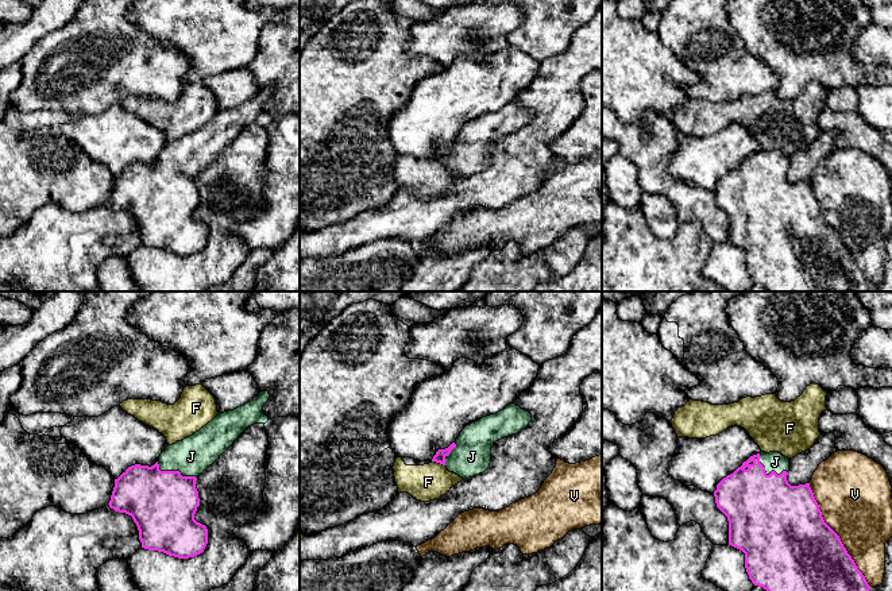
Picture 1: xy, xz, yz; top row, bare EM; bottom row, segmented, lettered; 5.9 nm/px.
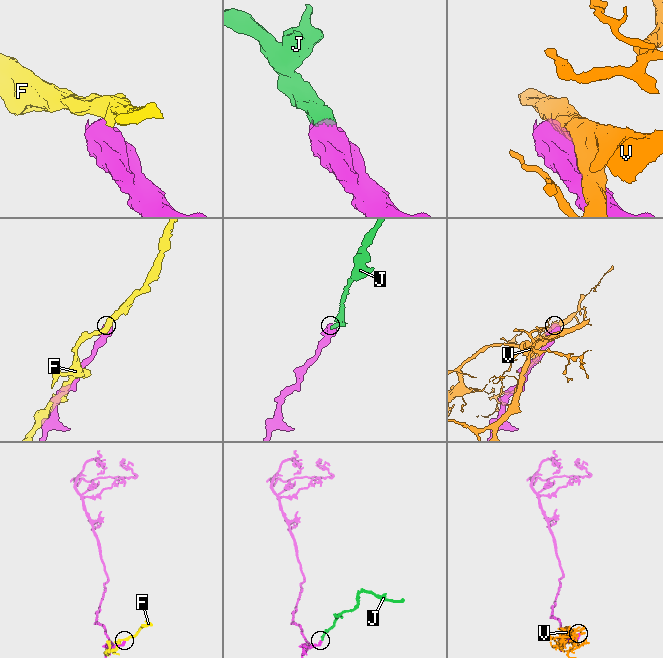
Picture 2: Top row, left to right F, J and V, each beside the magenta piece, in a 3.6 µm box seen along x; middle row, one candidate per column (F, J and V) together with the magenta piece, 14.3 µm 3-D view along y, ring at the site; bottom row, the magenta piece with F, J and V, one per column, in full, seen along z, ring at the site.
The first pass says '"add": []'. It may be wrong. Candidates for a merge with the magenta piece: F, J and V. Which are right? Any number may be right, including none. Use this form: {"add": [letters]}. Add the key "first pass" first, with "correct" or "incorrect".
{"first pass": "incorrect", "add": ["J"]}

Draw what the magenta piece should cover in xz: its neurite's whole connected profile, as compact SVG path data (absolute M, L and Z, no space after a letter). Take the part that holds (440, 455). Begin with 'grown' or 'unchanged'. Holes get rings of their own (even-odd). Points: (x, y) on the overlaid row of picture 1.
grown | M515 403L467 425L456 441L439 449L432 461L447 467L449 472L468 479L483 474L491 463L495 441L517 434L532 421L532 414Z

